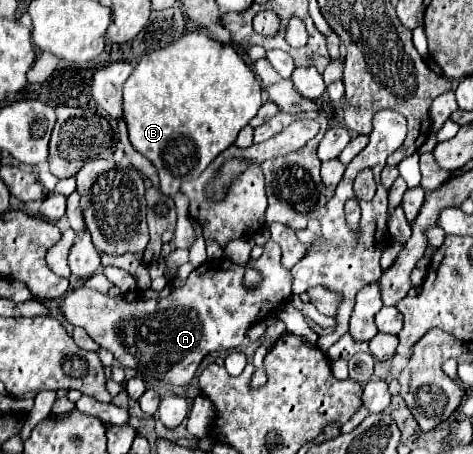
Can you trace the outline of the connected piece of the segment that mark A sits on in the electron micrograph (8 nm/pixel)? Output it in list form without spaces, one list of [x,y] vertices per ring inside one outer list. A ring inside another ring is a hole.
[[[269,241],[263,255],[253,261],[251,267],[257,267],[263,275],[263,281],[257,289],[245,289],[243,287],[243,273],[245,265],[235,265],[227,259],[209,259],[203,265],[199,265],[185,281],[169,281],[169,285],[157,293],[153,289],[133,289],[127,293],[121,293],[119,297],[107,297],[105,293],[91,289],[91,287],[77,287],[69,291],[61,301],[59,301],[59,311],[65,315],[65,319],[75,325],[83,327],[87,335],[99,343],[103,349],[111,351],[115,359],[123,367],[139,369],[143,375],[161,379],[171,385],[181,385],[187,387],[189,381],[193,379],[201,359],[207,353],[215,351],[231,351],[241,345],[245,339],[245,333],[251,325],[257,321],[265,319],[267,313],[275,313],[283,301],[291,297],[291,273],[281,265],[281,249],[275,245],[275,241]]]

